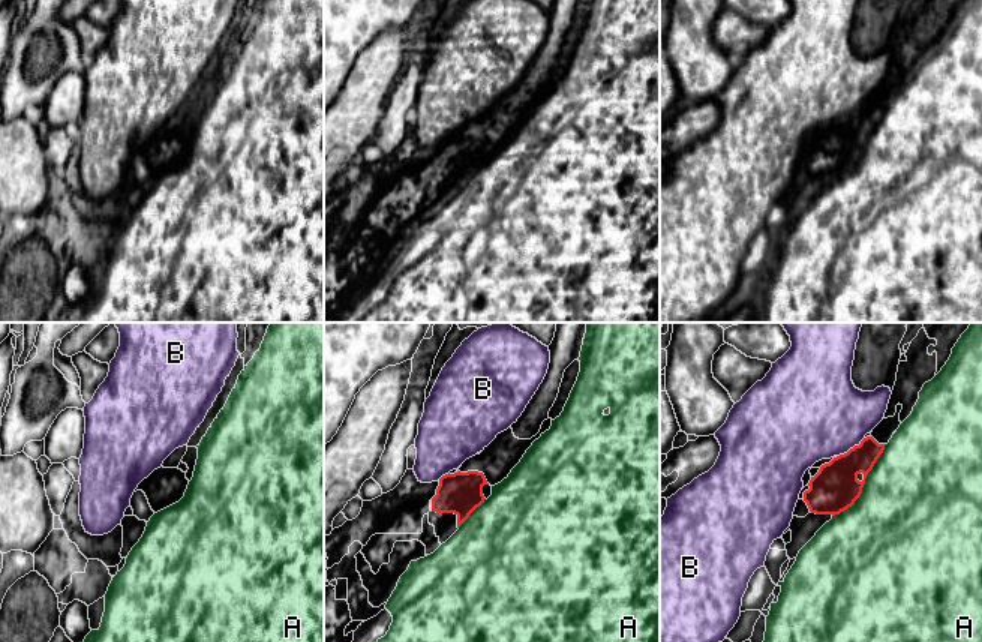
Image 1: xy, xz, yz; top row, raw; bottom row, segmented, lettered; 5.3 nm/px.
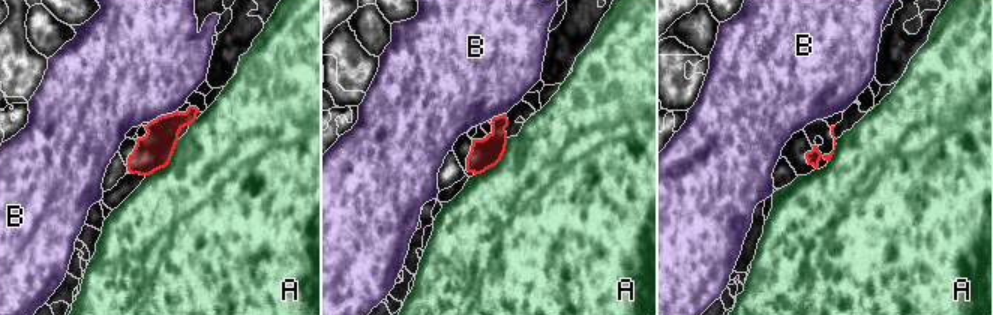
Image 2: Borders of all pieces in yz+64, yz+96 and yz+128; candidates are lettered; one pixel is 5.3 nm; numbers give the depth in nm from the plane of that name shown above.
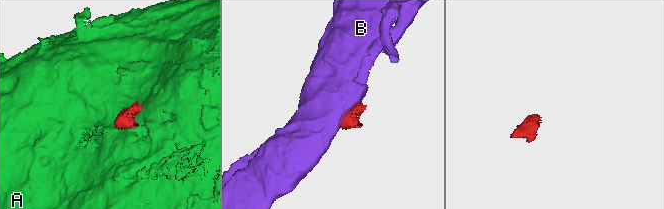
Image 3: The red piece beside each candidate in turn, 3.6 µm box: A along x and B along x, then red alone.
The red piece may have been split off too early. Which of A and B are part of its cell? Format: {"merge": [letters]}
{"merge": []}

